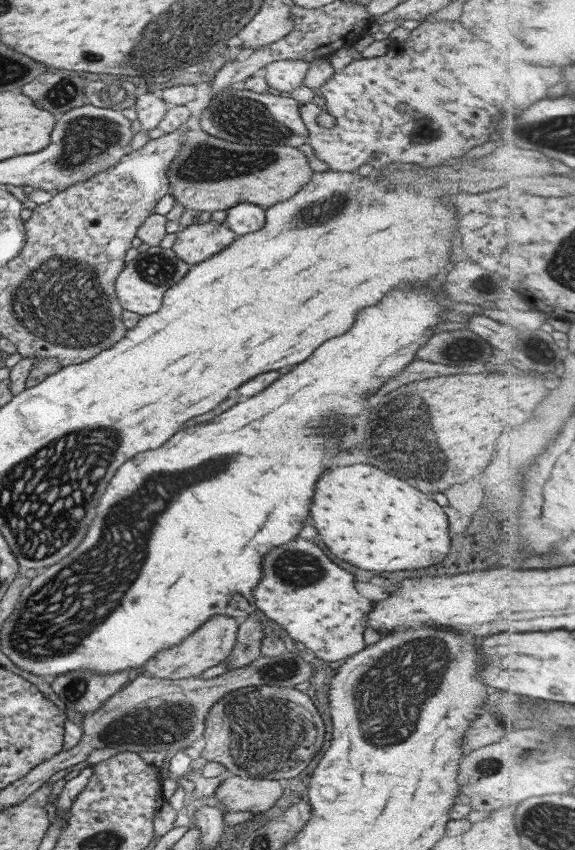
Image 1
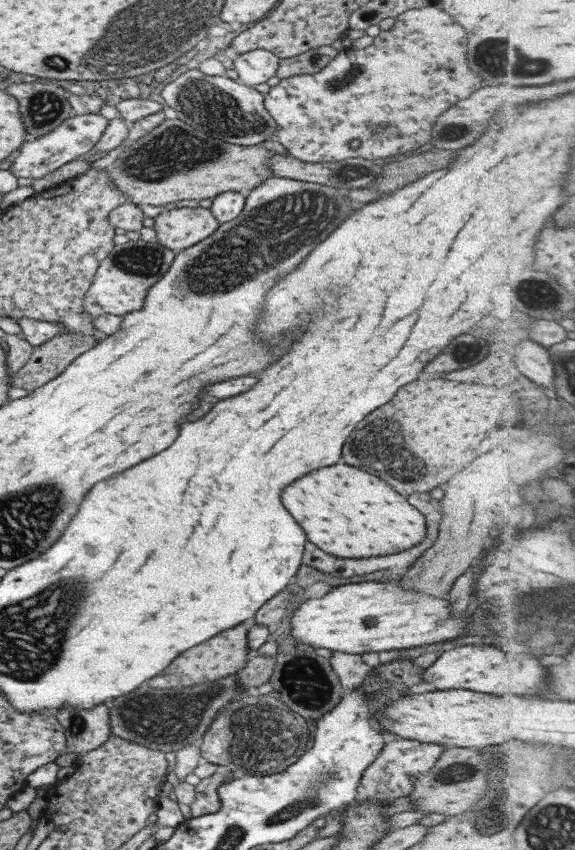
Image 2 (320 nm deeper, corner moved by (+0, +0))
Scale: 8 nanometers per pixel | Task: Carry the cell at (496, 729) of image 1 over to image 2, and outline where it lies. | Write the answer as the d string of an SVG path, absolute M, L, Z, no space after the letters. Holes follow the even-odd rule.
M398 738L395 741L385 743L380 754L376 757L376 760L366 767L363 772L360 784L357 788L357 800L381 800L386 798L388 801L400 798L400 796L407 796L412 792L413 780L420 775L428 774L428 771L434 768L439 756L446 750L446 746L441 744L434 744L433 742L418 742L417 740Z

